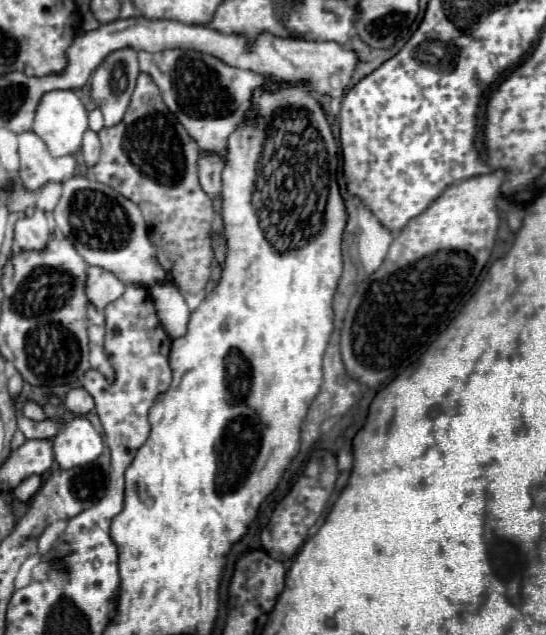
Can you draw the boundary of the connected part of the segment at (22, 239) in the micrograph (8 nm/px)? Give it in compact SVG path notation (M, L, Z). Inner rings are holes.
M35 212L33 216L19 218L15 224L15 244L21 250L45 250L51 238L51 230L47 226L47 218L43 212Z

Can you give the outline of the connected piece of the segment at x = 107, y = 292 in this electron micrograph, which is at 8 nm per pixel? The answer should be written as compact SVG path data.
M87 268L87 282L85 282L85 294L89 302L103 312L105 306L113 300L117 300L125 290L125 284L111 276L111 272L103 268Z

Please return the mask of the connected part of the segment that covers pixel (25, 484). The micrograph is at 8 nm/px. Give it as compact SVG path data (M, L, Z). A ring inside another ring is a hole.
M29 476L27 480L23 480L23 482L19 484L19 488L13 490L13 494L15 494L15 498L17 498L19 502L29 502L29 498L37 492L39 484L41 484L41 476Z

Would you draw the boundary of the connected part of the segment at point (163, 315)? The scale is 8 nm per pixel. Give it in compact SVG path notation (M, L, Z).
M161 280L153 284L149 292L155 310L159 312L159 320L163 320L163 328L171 332L171 338L183 336L189 322L189 308L177 284L173 280Z

